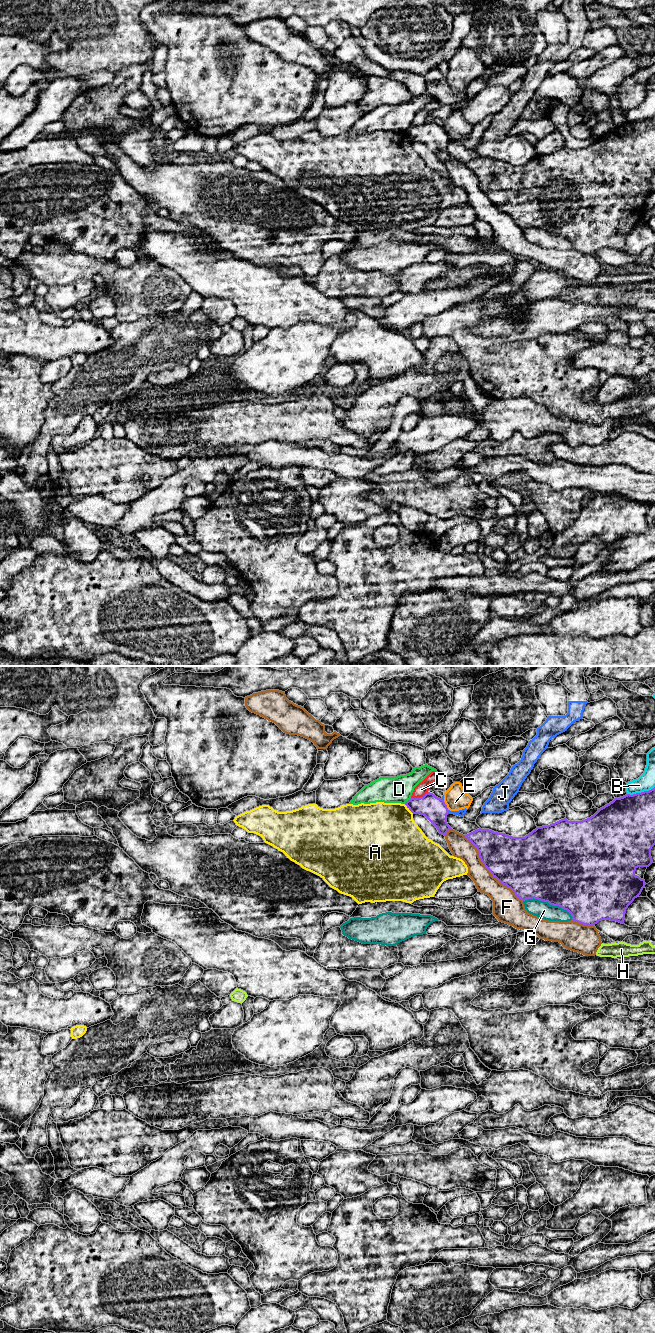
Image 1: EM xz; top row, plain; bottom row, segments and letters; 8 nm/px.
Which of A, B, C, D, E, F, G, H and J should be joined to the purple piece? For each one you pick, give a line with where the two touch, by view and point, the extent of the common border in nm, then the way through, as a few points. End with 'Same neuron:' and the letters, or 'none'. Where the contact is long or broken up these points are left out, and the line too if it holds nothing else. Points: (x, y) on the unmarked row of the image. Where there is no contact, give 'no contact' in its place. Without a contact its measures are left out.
Same neuron: none

